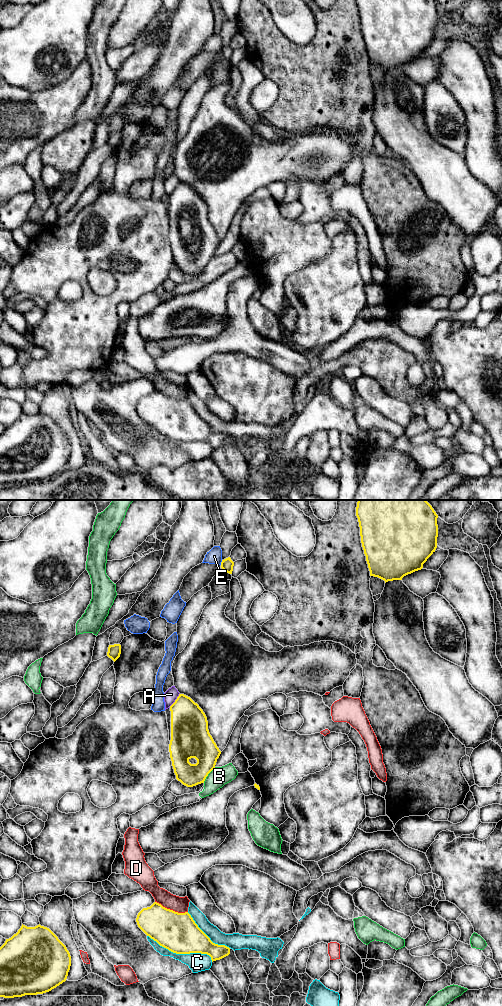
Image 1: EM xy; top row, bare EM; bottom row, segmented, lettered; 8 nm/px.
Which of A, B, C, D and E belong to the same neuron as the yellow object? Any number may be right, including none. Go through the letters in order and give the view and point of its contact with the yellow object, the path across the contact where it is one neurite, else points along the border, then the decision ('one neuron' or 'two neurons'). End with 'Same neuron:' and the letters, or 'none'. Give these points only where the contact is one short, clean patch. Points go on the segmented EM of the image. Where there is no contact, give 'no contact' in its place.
A: meets yellow in xy at (175, 700); border along xy (179, 693), (169, 706); two neurons
B: meets yellow in xy at (207, 775); two neurons
C: meets yellow in xy at (181, 953); two neurons
D: meets yellow in xy at (171, 910); two neurons
E: meets yellow in xy at (221, 562); two neurons
Same neuron: none

